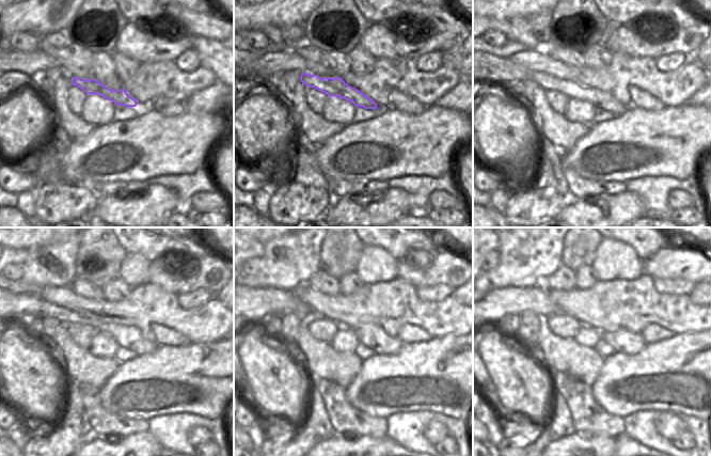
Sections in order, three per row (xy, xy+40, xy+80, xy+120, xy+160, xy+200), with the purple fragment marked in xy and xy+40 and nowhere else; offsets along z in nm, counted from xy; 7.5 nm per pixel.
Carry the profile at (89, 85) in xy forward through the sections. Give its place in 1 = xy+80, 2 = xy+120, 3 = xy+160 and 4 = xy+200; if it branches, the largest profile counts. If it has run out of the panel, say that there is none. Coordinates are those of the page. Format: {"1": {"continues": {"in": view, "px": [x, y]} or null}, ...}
{"1": {"continues": {"in": "xy+80", "px": [502, 71]}}, "2": {"continues": {"in": "xy+120", "px": [32, 305]}}, "3": {"continues": {"in": "xy+160", "px": [374, 337]}}, "4": {"continues": {"in": "xy+200", "px": [621, 341]}}}

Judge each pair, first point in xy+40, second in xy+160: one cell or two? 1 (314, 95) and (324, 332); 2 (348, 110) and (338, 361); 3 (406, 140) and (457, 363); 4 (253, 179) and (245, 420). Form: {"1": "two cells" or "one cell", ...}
{"1": "one cell", "2": "two cells", "3": "one cell", "4": "one cell"}

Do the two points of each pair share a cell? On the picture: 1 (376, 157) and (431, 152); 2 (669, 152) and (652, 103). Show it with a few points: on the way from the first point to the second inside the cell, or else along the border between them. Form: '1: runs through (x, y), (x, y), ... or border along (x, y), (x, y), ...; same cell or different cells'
1: runs through (390, 152), (417, 152); same cell
2: border along (632, 105), (647, 110), (661, 110), (665, 107); different cells

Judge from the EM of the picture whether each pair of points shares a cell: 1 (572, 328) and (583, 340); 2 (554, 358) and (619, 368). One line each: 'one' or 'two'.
1: two
2: two

